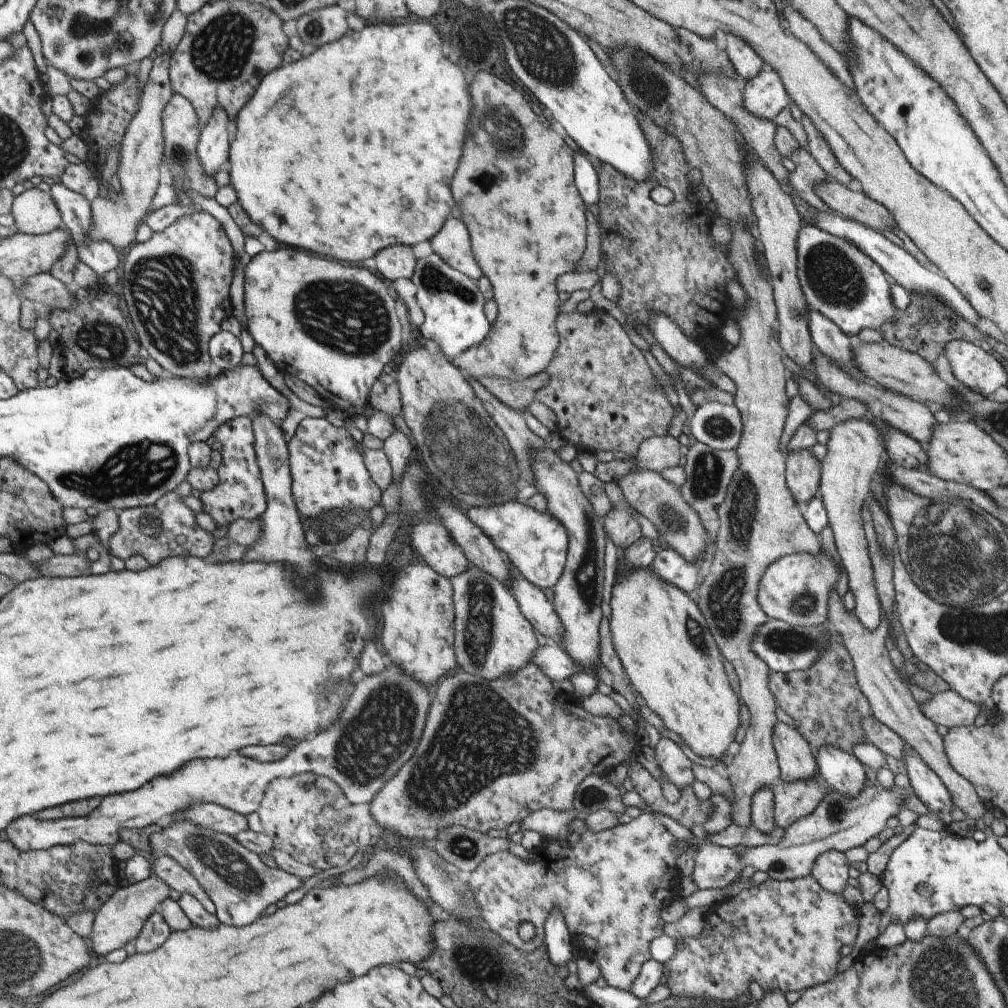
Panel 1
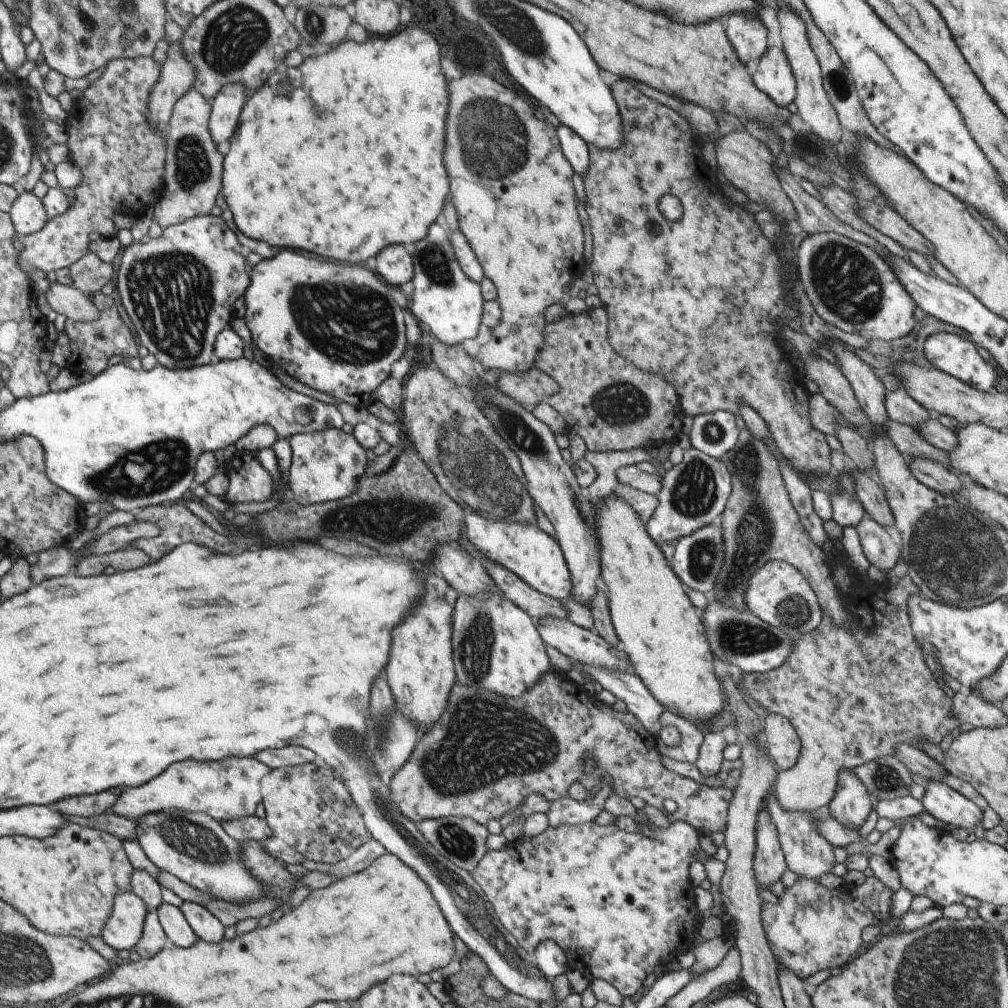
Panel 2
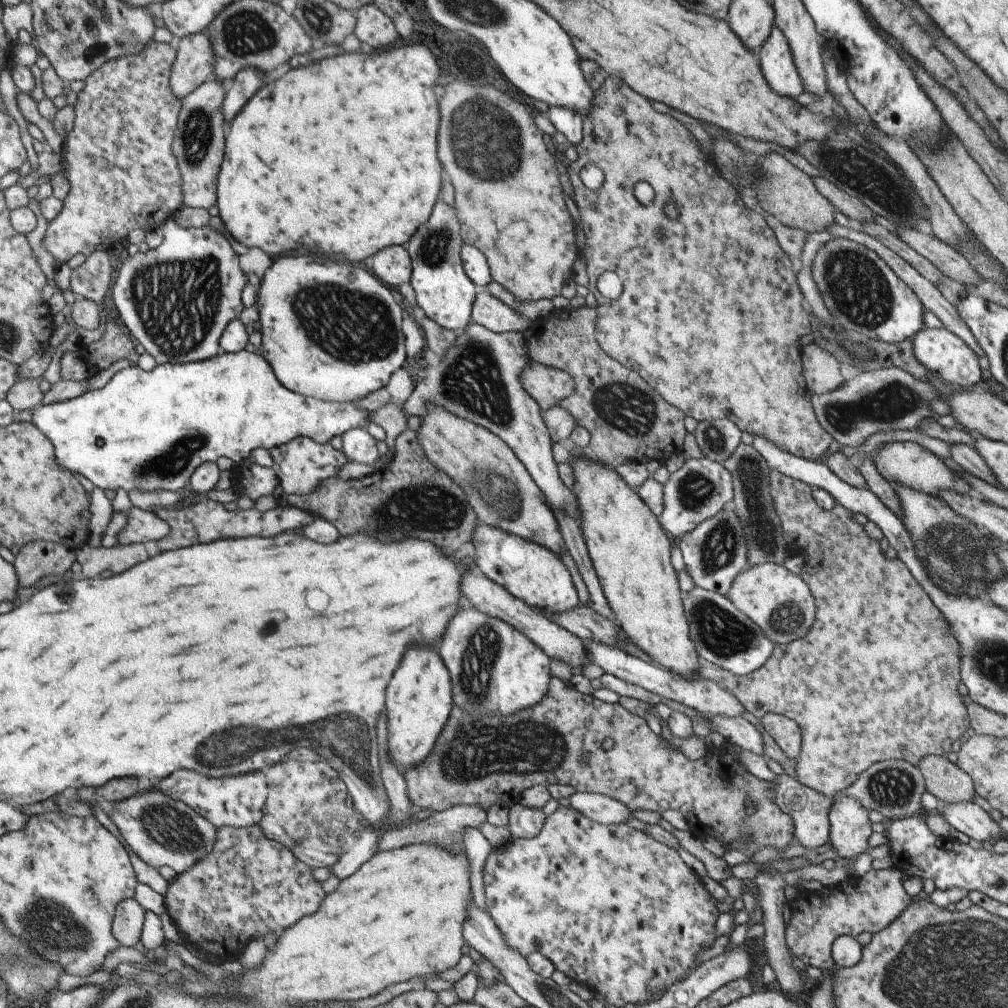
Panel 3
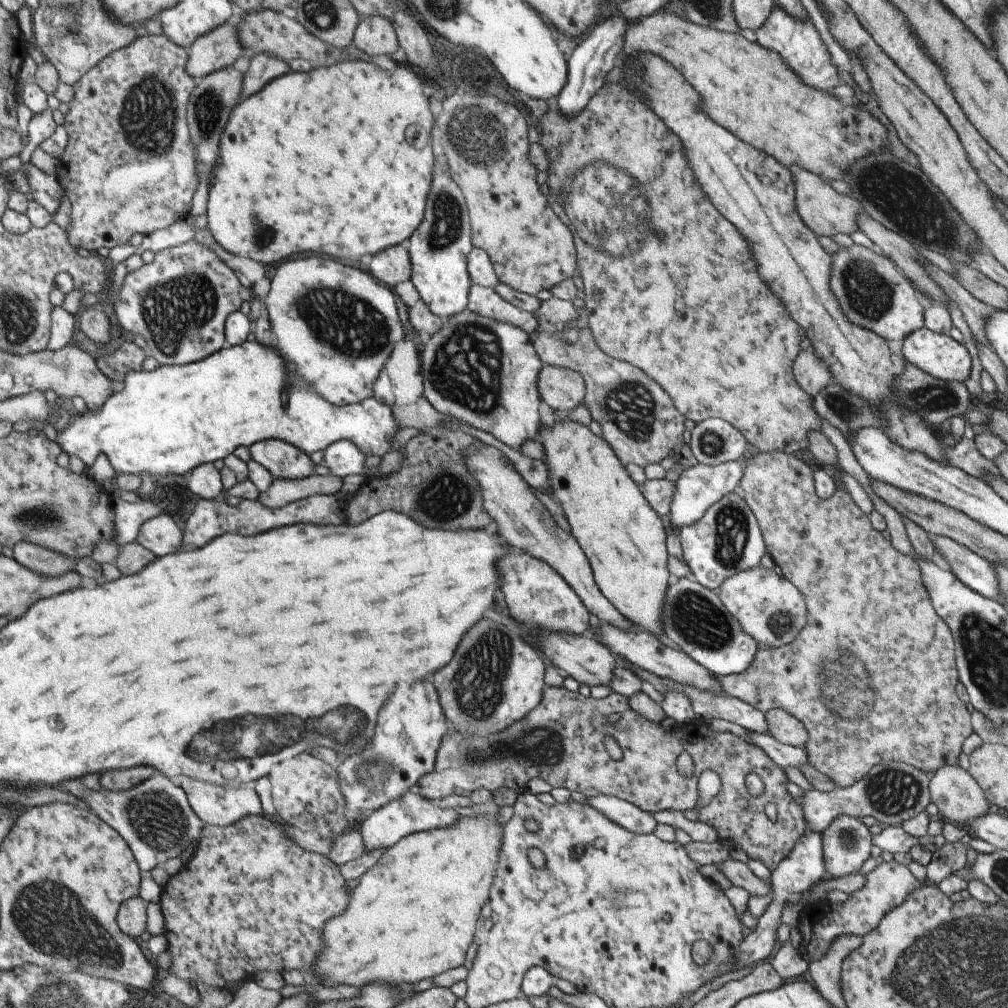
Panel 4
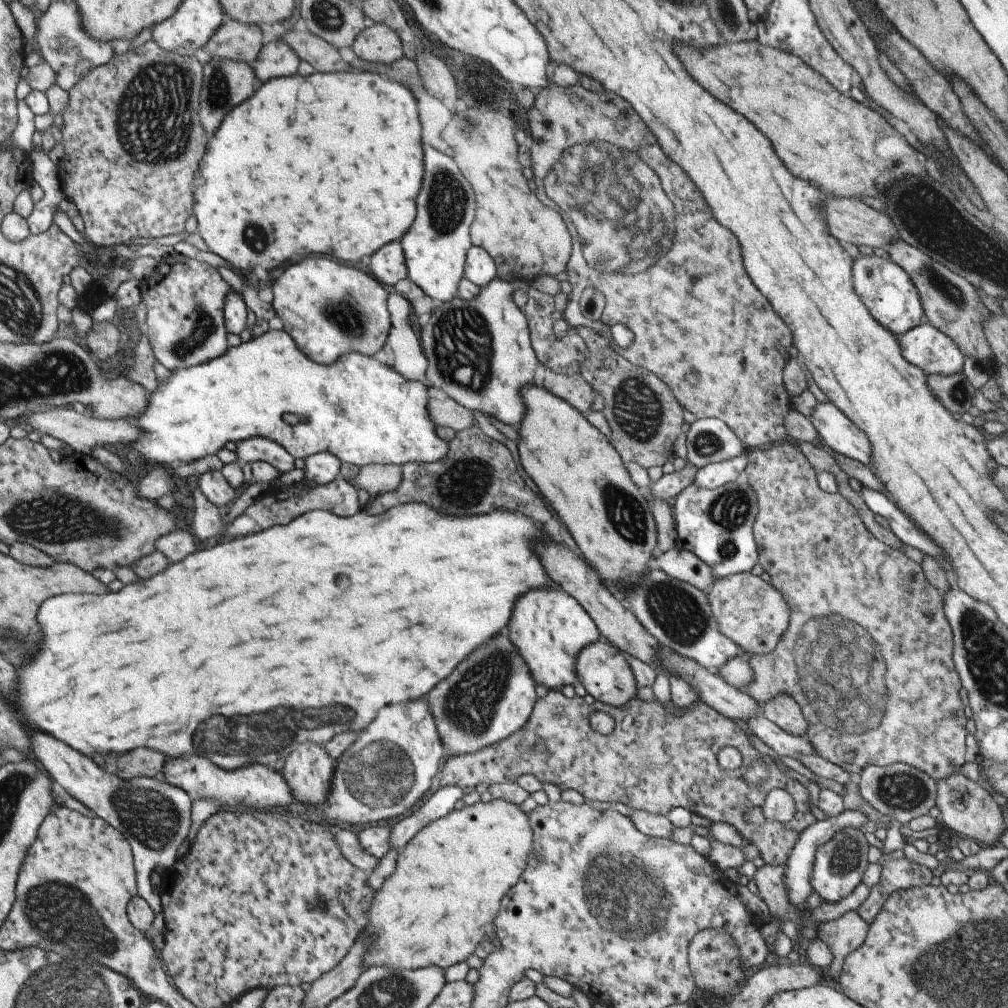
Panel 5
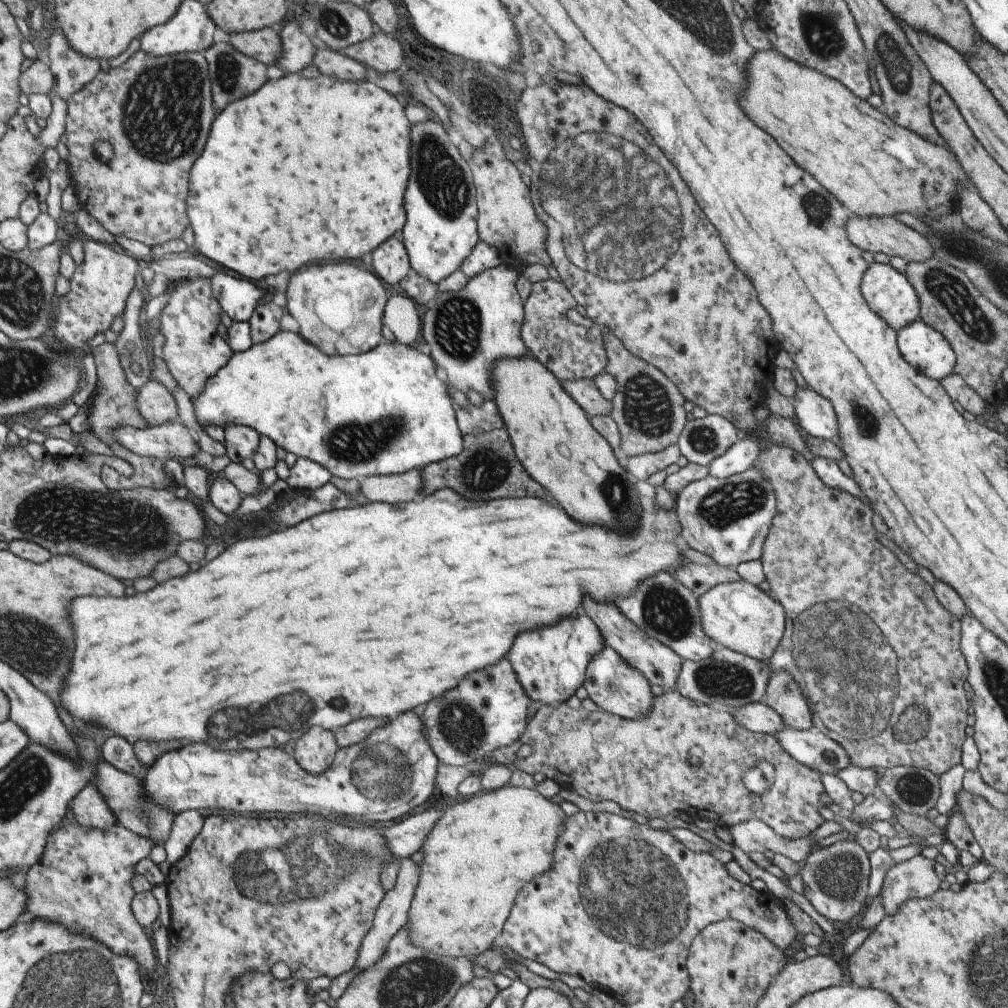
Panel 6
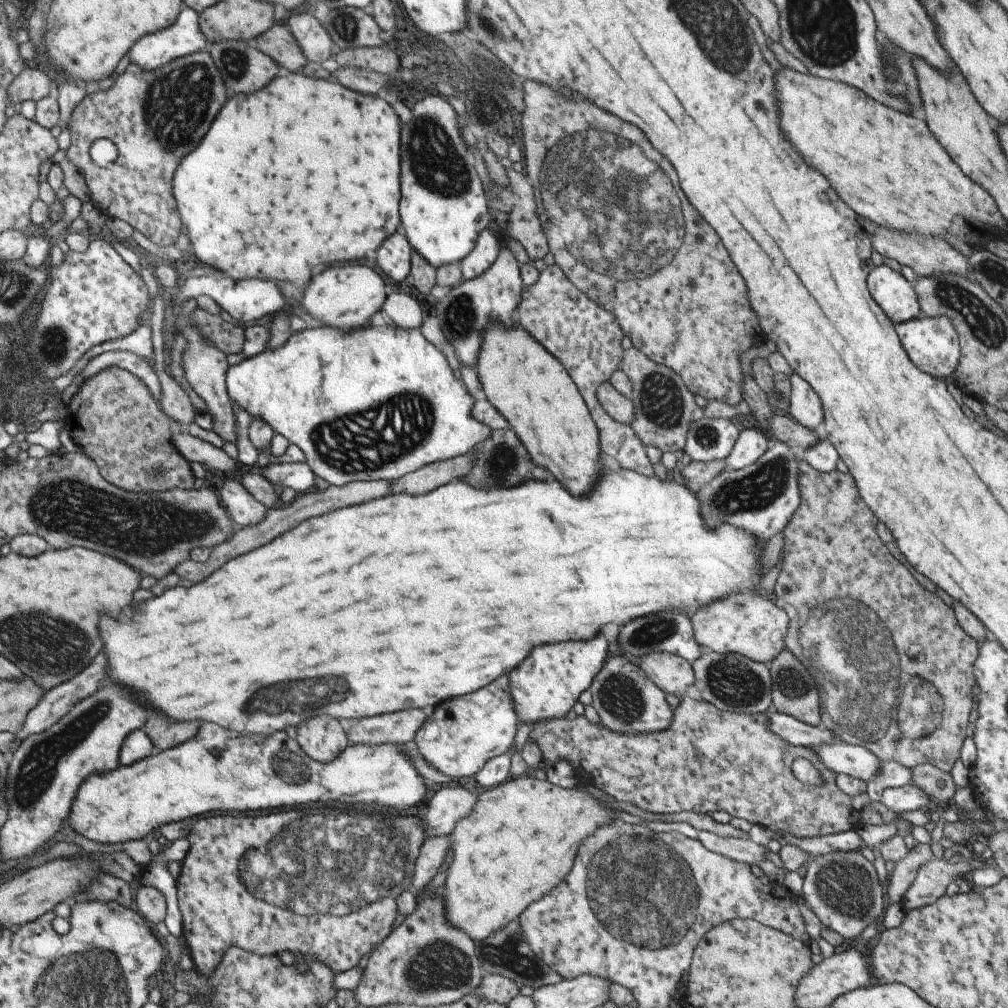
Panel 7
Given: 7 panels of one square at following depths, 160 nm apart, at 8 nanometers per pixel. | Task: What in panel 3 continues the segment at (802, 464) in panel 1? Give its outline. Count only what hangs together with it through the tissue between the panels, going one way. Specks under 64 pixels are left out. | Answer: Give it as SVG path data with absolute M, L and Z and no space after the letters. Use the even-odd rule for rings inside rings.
M602 76L593 90L590 109L582 118L582 137L579 143L574 144L577 157L574 161L568 162L566 168L569 184L573 188L573 201L579 215L579 224L585 232L584 249L581 252L586 262L588 278L586 288L593 294L596 302L594 331L597 344L609 358L637 372L663 400L667 401L667 404L680 410L684 416L691 416L696 421L729 419L741 432L747 432L753 437L763 437L783 452L814 461L830 452L834 443L832 436L829 436L829 433L817 422L810 401L812 393L805 386L801 374L801 346L797 340L809 332L810 326L805 310L801 307L803 296L800 290L797 290L797 282L793 278L788 255L779 247L773 231L763 218L746 208L738 192L718 174L709 154L702 150L689 130L671 116L654 111L650 103L644 96L629 90L628 86L623 86L615 76L609 78ZM587 162L599 168L603 175L601 185L596 190L588 189L579 179L578 172ZM637 182L647 182L653 189L654 197L648 206L639 204L633 197L633 186ZM668 203L673 203L678 212L675 218L668 217L664 213L663 208ZM605 270L615 272L622 282L622 291L617 299L606 299L595 288L597 276L603 274Z

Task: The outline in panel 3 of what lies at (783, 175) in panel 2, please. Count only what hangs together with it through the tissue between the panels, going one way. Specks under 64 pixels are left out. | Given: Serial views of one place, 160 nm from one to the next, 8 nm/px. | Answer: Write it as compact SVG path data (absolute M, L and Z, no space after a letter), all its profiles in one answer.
M835 222L828 226L826 229L833 237L841 237L842 239L849 239L856 243L862 244L865 248L872 250L877 256L881 257L881 260L885 261L885 264L893 271L895 276L898 276L914 293L922 304L922 308L925 311L932 312L940 321L945 329L952 332L957 338L960 338L977 356L984 355L979 343L975 340L973 333L969 330L969 327L963 322L963 319L959 316L956 308L952 306L942 295L935 285L928 280L925 280L914 268L911 268L907 262L901 260L897 254L891 252L888 248L885 248L876 238L869 236L863 230L859 230L858 227L849 229L842 227Z

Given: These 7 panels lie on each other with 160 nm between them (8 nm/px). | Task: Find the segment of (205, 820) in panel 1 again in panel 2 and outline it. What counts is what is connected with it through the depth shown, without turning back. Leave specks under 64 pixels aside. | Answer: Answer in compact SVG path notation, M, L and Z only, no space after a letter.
M254 815L246 818L221 819L219 824L230 838L237 840L239 843L245 842L245 840L263 842L265 838L272 836L265 820Z

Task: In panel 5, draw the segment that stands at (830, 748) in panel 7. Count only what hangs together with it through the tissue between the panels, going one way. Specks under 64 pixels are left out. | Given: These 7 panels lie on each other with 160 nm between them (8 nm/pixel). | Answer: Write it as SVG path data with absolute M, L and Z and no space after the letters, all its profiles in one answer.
M762 714L745 722L748 724L749 732L757 736L773 752L777 752L778 756L795 758L801 755L817 755L814 754L812 742L805 735L789 734L767 720Z

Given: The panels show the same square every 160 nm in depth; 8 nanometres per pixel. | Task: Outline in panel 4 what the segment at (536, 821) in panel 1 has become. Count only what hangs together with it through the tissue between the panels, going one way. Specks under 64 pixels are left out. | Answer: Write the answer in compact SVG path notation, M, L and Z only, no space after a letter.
M597 795L596 797L588 797L587 799L587 805L598 810L611 822L626 828L632 833L644 835L652 833L655 830L657 823L652 813L642 811L634 804L609 795Z

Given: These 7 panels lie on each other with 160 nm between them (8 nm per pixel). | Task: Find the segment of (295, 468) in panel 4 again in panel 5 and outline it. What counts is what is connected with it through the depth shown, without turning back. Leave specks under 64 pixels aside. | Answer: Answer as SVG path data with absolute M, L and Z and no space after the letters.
M252 436L238 440L235 443L234 453L240 464L265 461L275 467L279 474L293 468L294 458L280 444L265 437Z

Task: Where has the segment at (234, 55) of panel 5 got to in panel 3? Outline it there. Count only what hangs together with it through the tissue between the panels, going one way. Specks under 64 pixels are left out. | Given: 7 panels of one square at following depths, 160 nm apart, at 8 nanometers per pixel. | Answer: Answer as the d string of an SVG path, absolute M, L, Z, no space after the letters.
M207 32L183 37L170 68L171 92L181 100L212 76L216 56Z

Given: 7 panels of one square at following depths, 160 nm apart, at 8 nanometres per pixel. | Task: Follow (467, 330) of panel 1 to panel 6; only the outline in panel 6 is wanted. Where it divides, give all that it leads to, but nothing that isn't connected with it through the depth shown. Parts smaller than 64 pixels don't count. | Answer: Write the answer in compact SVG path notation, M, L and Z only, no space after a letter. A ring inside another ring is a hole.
M431 113L421 124L411 126L409 152L409 182L403 194L406 212L401 228L410 268L419 276L437 284L442 278L459 269L478 243L476 218L476 188L468 162L459 155L445 133L445 126ZM425 140L421 146L419 142Z

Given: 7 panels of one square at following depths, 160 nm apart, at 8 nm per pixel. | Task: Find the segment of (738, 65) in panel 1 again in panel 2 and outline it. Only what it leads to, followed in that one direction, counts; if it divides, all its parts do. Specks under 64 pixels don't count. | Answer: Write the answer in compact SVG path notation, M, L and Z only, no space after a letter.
M737 12L729 14L725 24L724 35L743 66L749 60L759 60L767 52L766 29L760 18Z

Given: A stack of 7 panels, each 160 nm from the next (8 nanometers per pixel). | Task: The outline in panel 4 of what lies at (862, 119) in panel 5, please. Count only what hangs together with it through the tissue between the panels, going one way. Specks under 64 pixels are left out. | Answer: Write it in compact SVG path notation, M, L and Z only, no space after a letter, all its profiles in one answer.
M655 12L639 22L627 26L623 44L625 54L653 52L669 62L681 76L699 92L701 108L711 120L717 120L725 130L733 132L739 140L773 156L779 164L790 169L803 170L824 181L841 180L853 163L883 150L887 142L887 130L869 112L838 100L831 93L820 91L805 84L777 52L759 46L750 35L724 33L709 27L695 26L673 14Z

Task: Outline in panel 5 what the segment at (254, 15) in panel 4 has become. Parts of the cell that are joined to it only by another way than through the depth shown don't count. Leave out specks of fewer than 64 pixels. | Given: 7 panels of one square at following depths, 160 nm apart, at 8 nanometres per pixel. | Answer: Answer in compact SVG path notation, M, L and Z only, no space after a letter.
M289 28L289 32L279 38L285 41L296 53L300 60L308 62L318 73L335 73L351 70L337 49L327 44L322 38L309 32Z

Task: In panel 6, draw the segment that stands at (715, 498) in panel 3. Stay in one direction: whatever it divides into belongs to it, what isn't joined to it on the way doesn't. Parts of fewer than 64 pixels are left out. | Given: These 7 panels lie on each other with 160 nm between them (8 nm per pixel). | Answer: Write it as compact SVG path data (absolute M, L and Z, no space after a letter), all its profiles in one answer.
M740 435L735 444L732 444L721 456L708 464L708 474L724 479L742 473L756 464L759 453L760 450L755 445L753 438Z

